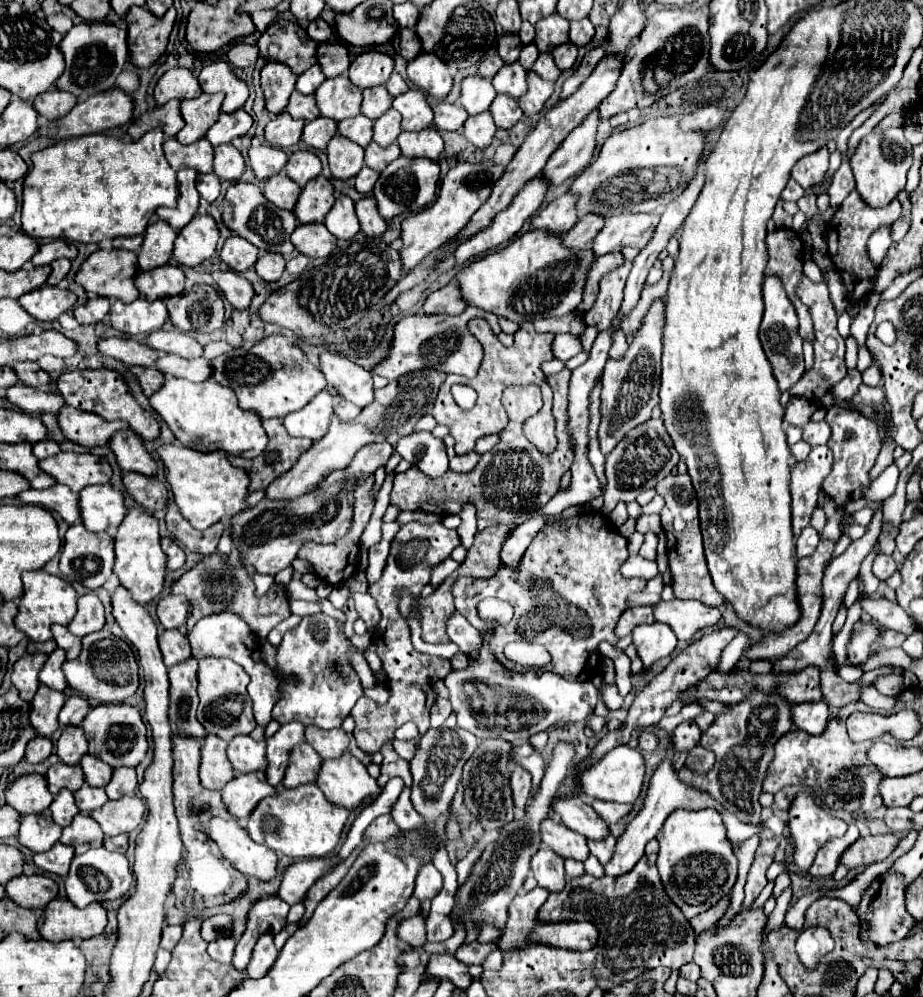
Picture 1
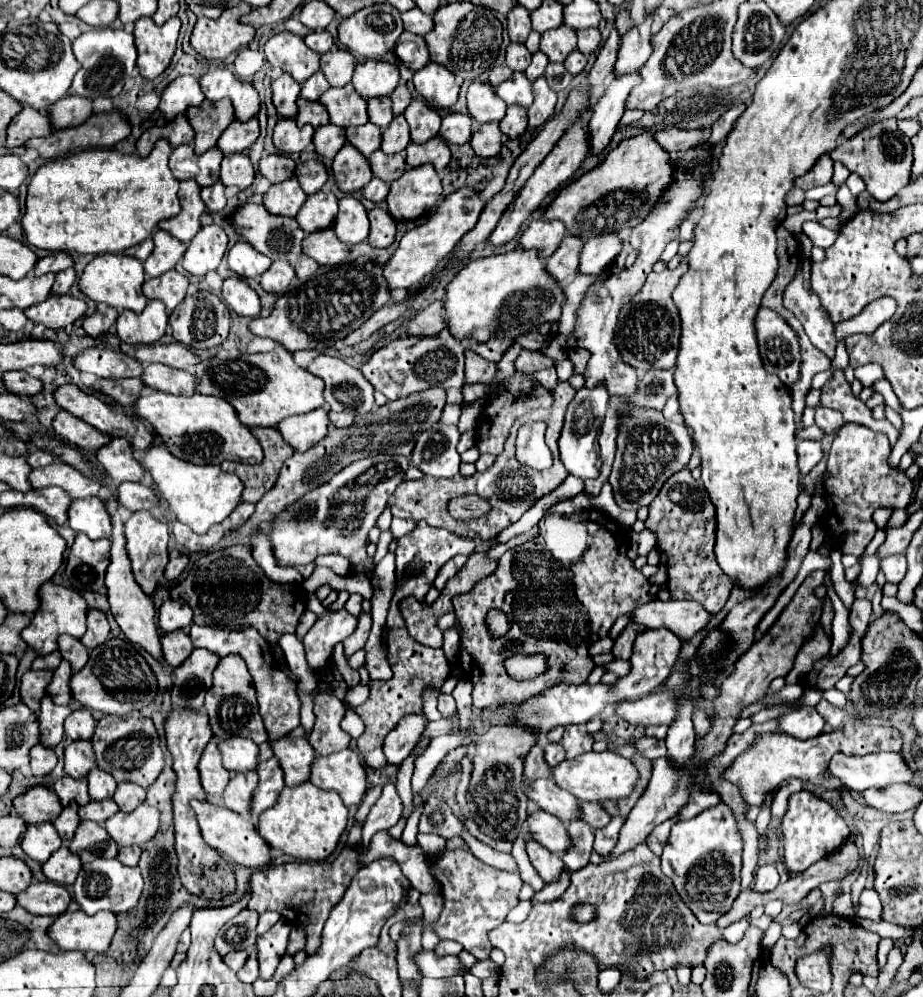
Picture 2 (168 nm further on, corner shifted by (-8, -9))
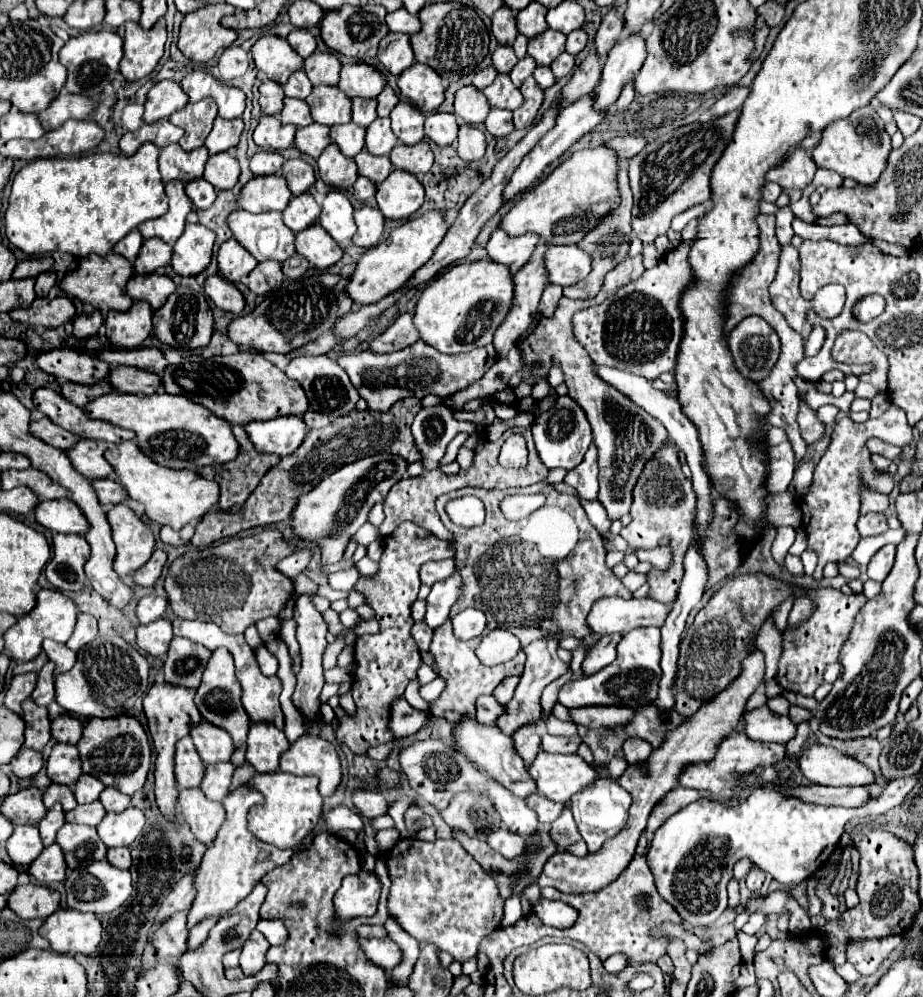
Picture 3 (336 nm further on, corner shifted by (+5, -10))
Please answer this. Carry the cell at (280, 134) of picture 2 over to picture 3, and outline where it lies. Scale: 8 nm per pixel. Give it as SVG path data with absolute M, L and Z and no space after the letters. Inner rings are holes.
M262 116L254 128L254 142L264 150L278 152L292 146L294 134L296 128L290 124L284 126L278 116Z

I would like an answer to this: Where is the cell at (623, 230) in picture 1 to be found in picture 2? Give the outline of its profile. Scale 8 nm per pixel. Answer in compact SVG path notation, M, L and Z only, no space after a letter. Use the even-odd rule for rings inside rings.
M617 233L603 237L591 237L581 251L579 271L587 275L597 275L607 269L623 249L623 239Z

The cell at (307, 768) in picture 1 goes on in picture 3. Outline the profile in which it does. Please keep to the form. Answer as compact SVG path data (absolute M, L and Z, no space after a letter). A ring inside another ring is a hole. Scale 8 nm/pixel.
M254 722L248 730L246 744L246 762L254 766L256 772L278 770L280 756L290 746L284 732L274 728L270 722Z

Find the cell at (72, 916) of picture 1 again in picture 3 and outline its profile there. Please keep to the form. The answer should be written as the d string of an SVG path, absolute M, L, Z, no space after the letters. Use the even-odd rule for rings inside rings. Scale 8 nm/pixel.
M62 908L48 916L38 934L62 954L92 954L102 938L102 926L96 914Z

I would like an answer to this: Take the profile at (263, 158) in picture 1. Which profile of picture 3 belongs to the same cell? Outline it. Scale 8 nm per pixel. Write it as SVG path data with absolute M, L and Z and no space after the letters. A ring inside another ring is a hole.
M258 152L252 156L250 160L250 170L256 174L256 176L266 176L266 174L276 174L280 172L284 164L284 158L278 154L278 152Z

